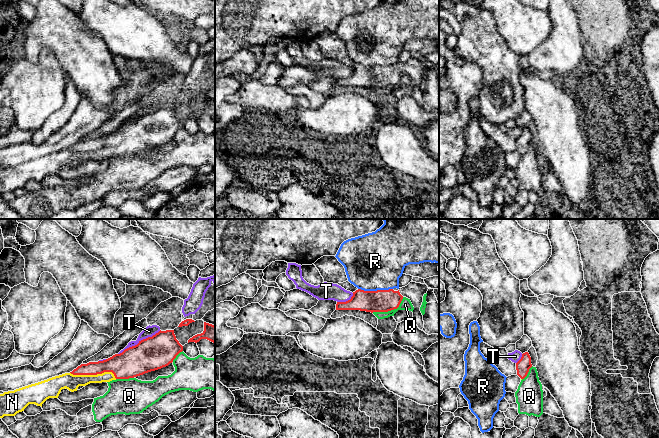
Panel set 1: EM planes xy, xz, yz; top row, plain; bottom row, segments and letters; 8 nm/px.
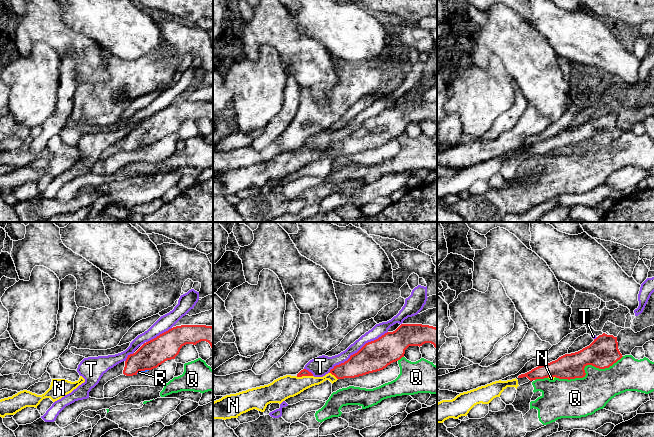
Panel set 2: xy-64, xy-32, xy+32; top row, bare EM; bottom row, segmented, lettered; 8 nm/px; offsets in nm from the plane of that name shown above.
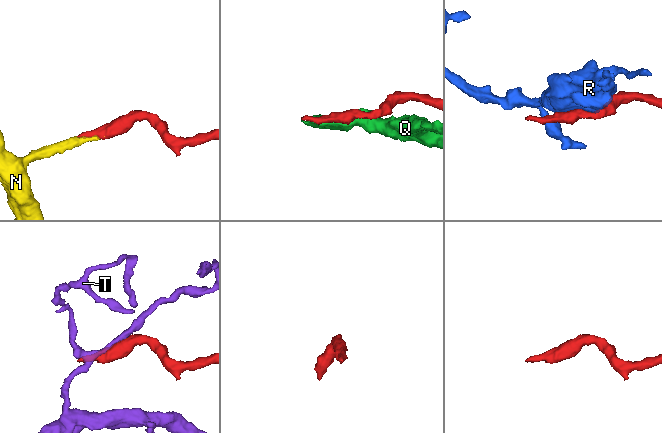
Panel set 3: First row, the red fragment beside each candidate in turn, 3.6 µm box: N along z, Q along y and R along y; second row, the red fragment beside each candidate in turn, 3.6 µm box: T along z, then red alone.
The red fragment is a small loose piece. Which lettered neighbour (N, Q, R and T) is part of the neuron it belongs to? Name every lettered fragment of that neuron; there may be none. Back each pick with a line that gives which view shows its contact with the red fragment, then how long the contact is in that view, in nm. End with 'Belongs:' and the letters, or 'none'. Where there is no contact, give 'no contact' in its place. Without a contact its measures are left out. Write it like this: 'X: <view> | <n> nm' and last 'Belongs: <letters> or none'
N: xy | 380 nm
Belongs: N

